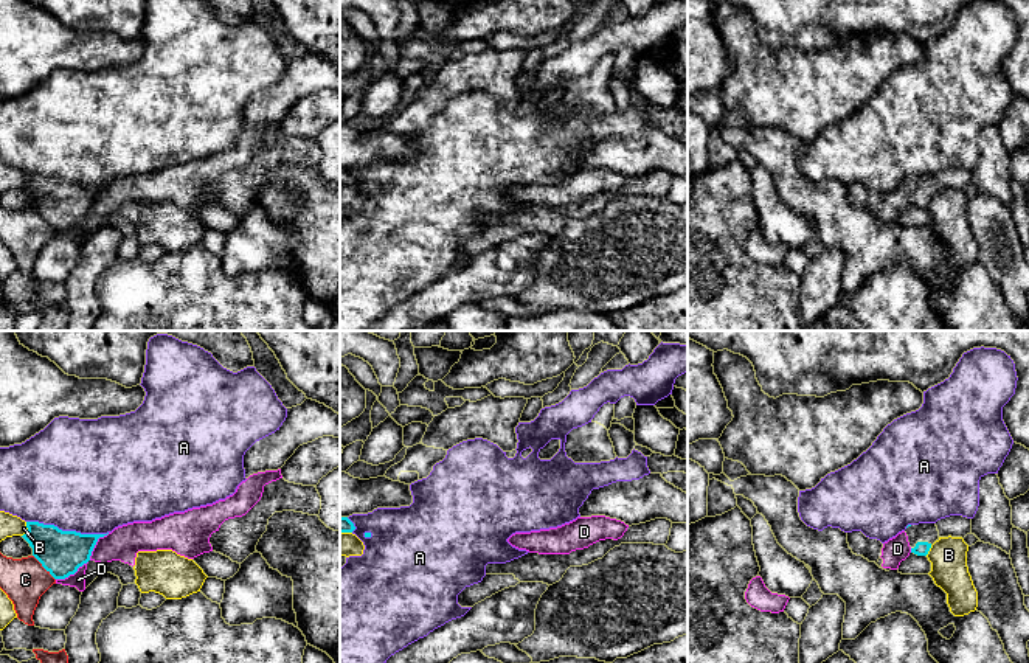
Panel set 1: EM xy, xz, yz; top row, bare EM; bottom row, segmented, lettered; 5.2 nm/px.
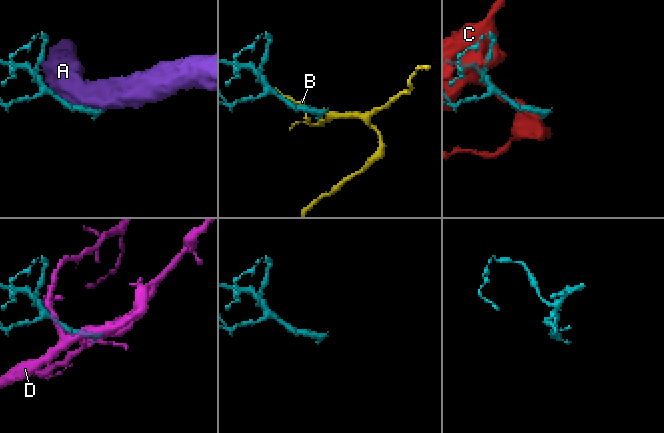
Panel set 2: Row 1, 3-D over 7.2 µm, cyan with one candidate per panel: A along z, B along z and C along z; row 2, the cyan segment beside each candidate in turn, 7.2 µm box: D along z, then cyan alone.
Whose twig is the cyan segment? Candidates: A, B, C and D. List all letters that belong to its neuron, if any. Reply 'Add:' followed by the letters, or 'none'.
Add: none

